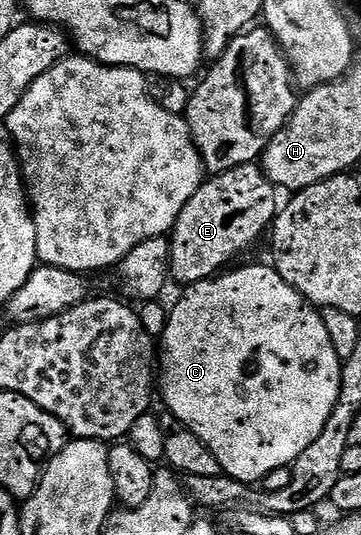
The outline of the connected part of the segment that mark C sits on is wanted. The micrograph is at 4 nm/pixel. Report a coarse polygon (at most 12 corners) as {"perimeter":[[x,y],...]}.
{"perimeter":[[265,264],[188,285],[160,399],[250,486],[323,434],[343,363]]}

